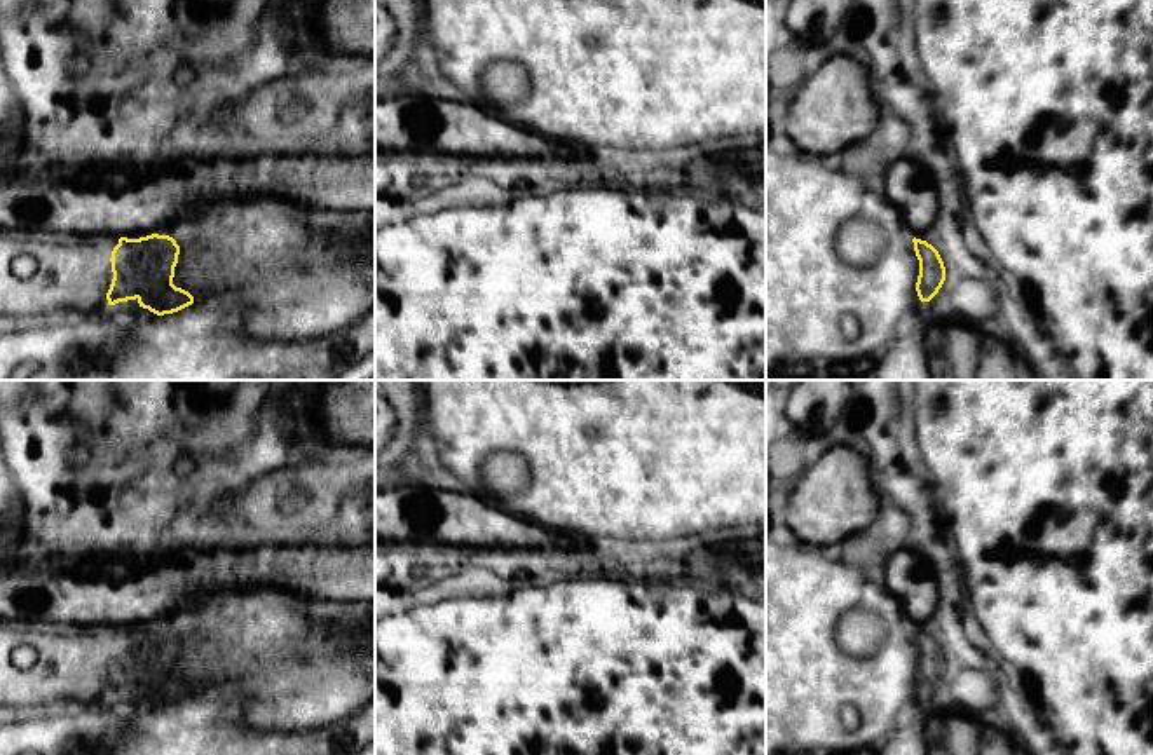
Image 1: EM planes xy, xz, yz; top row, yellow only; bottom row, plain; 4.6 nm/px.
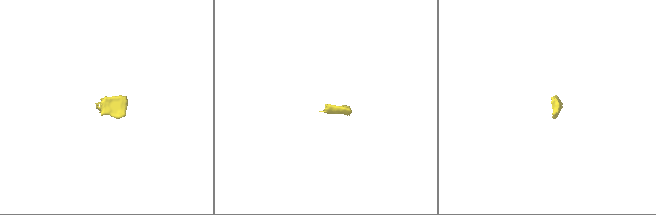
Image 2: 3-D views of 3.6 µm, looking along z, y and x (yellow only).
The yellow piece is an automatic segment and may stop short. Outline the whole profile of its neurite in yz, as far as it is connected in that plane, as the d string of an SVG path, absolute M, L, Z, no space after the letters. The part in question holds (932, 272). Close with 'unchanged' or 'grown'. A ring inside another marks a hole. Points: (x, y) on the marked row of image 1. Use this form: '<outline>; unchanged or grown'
M912 239L919 260L916 291L921 302L930 302L945 281L945 267L938 251L921 239Z; unchanged

